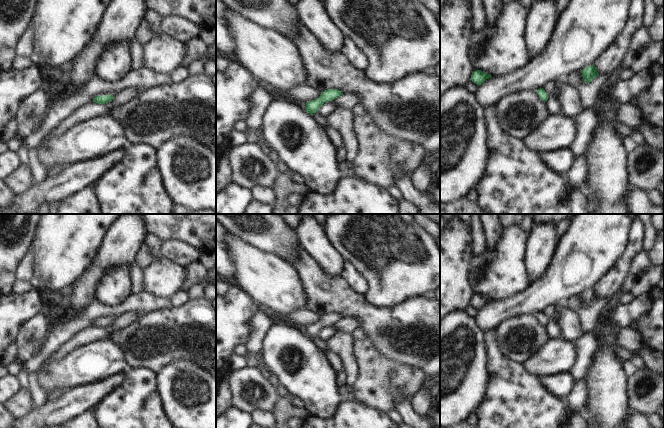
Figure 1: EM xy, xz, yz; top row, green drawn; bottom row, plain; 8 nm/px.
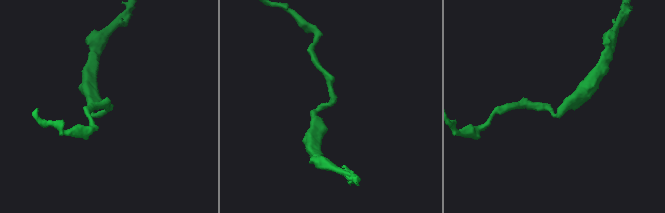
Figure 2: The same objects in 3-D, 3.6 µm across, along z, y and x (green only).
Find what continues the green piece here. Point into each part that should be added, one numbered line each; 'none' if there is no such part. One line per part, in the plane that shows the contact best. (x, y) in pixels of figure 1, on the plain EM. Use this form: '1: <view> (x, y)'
none

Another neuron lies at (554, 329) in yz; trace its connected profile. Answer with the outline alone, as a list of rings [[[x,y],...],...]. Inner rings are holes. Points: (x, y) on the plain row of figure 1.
[[[548,319],[547,329],[548,329],[551,340],[556,339],[556,338],[561,338],[562,329],[557,320]]]

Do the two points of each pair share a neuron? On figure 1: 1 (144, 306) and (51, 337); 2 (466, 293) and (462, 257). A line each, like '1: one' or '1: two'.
1: one
2: one

